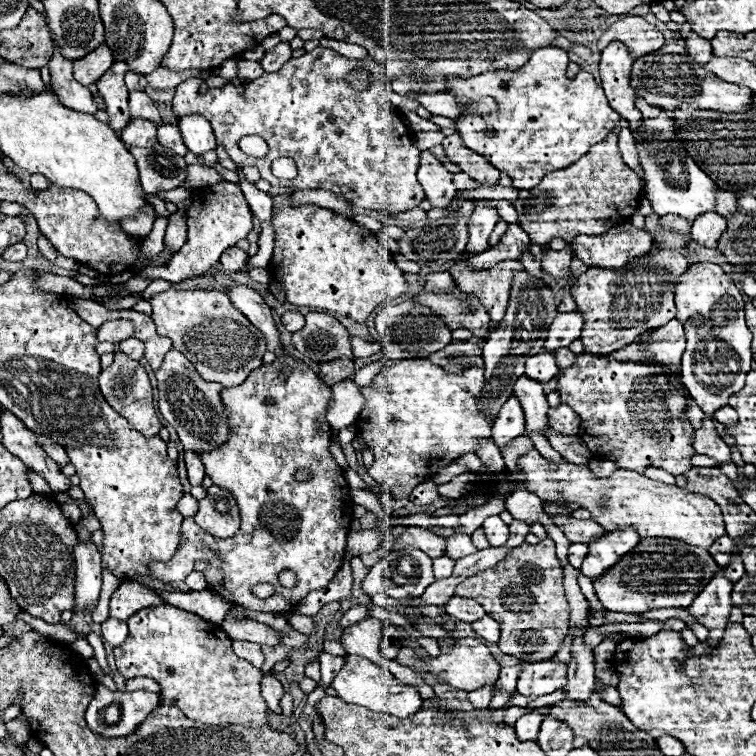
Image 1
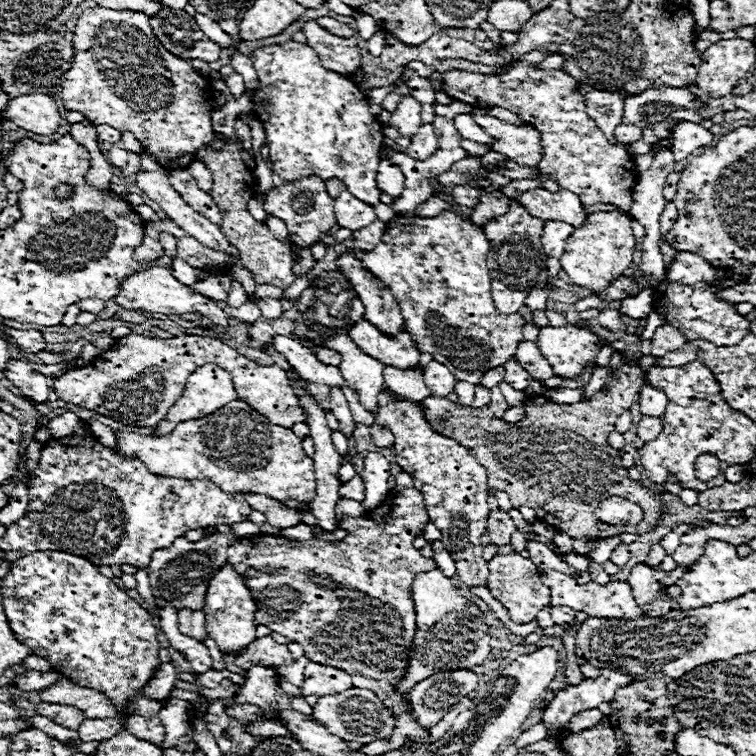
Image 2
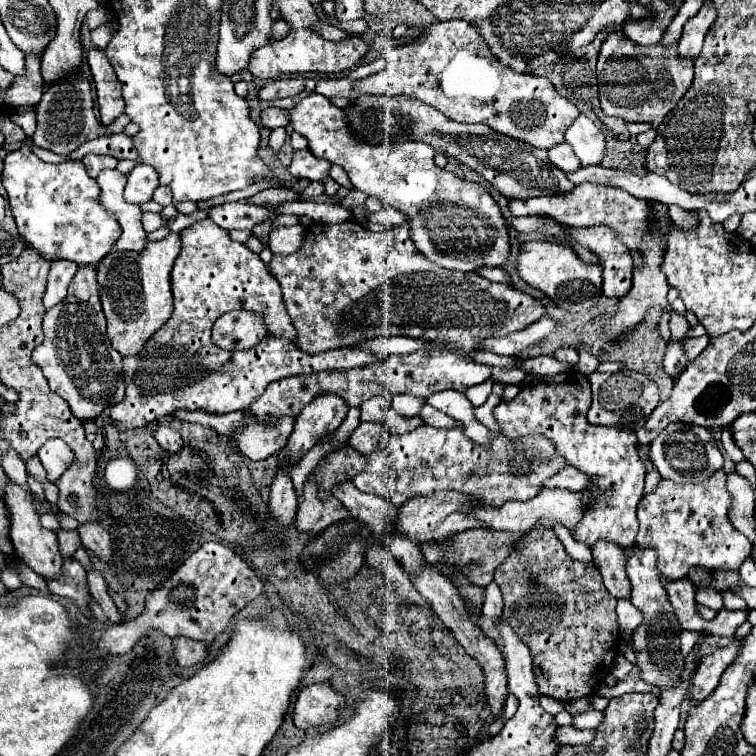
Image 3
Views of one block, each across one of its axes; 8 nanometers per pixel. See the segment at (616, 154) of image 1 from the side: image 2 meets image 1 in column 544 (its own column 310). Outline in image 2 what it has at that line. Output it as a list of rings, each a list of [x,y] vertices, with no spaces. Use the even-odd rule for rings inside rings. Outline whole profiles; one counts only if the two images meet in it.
[[[306,176],[306,178],[276,186],[270,192],[262,194],[262,200],[264,200],[266,214],[284,220],[292,242],[302,248],[312,246],[320,236],[326,236],[330,232],[330,228],[336,224],[334,198],[326,192],[324,180],[318,176]]]

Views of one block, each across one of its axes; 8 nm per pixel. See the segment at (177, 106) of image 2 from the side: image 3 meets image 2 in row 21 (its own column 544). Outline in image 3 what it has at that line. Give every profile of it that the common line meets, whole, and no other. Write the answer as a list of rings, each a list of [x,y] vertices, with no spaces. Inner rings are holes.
[[[450,20],[450,22],[438,22],[430,26],[420,38],[412,44],[398,46],[386,56],[388,64],[384,70],[378,74],[360,78],[360,80],[350,80],[350,78],[322,78],[316,82],[316,92],[322,96],[344,96],[344,98],[358,98],[362,94],[384,94],[384,96],[410,96],[418,98],[436,110],[444,112],[452,120],[458,122],[480,122],[490,126],[492,130],[512,136],[516,140],[528,142],[536,148],[552,148],[554,144],[564,140],[564,130],[570,126],[570,122],[580,114],[580,110],[560,96],[552,82],[542,76],[534,74],[518,74],[506,66],[502,66],[492,54],[488,44],[484,44],[482,36],[464,20]]]

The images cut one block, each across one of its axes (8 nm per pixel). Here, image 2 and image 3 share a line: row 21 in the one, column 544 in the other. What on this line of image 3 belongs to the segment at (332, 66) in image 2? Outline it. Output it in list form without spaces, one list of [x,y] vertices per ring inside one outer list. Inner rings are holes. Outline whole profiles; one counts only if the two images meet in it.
[[[346,220],[342,224],[312,224],[304,234],[302,246],[288,256],[272,254],[270,260],[270,272],[276,276],[278,284],[282,286],[282,298],[286,312],[296,328],[296,346],[300,346],[306,354],[318,354],[324,350],[334,350],[338,346],[356,346],[366,340],[378,338],[378,336],[412,336],[420,338],[431,344],[429,348],[421,349],[416,356],[388,356],[384,362],[370,364],[364,368],[354,370],[324,370],[314,374],[300,374],[290,376],[278,382],[272,382],[266,392],[250,404],[250,410],[270,422],[260,422],[250,410],[242,410],[248,420],[254,420],[252,424],[240,424],[228,440],[250,460],[266,460],[268,456],[282,450],[288,442],[288,436],[294,430],[294,418],[300,410],[312,400],[312,396],[322,392],[336,392],[344,396],[348,406],[360,406],[374,394],[380,394],[384,390],[392,394],[412,394],[418,398],[428,398],[434,392],[456,388],[458,392],[464,392],[466,388],[484,382],[490,376],[490,366],[484,366],[472,361],[468,352],[474,352],[478,342],[484,338],[500,338],[510,332],[522,330],[530,326],[532,322],[540,320],[546,310],[544,306],[534,300],[532,296],[514,290],[508,284],[496,284],[486,278],[482,278],[476,272],[460,272],[460,270],[446,270],[438,264],[430,262],[412,242],[408,224],[394,226],[386,232],[370,232],[356,220]]]

